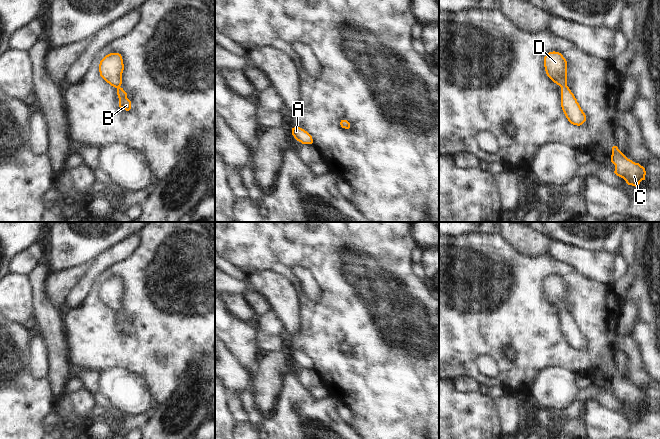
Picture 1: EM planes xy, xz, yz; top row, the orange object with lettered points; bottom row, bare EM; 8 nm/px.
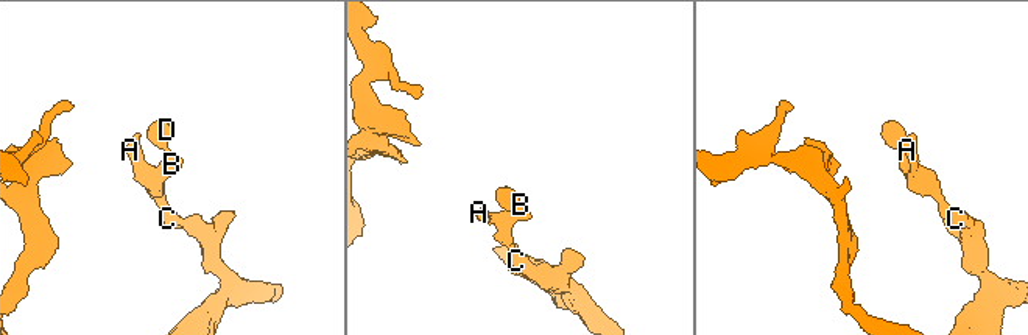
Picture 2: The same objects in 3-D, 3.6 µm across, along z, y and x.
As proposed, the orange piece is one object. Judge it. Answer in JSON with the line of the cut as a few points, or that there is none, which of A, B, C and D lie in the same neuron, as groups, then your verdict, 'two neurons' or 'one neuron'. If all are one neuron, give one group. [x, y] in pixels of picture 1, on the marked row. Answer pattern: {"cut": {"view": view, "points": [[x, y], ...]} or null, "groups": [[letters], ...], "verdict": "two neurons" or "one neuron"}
{"cut": null, "groups": [["A", "B", "C", "D"]], "verdict": "one neuron"}

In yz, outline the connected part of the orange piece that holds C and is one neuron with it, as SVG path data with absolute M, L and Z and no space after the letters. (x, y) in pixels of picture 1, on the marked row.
M617 146L612 147L611 162L615 165L614 173L623 178L628 185L638 188L640 182L645 180L645 168L628 159Z

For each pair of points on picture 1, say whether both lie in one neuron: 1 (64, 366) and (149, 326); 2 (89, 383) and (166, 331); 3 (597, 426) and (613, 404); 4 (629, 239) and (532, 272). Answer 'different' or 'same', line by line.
1: different
2: different
3: different
4: different

